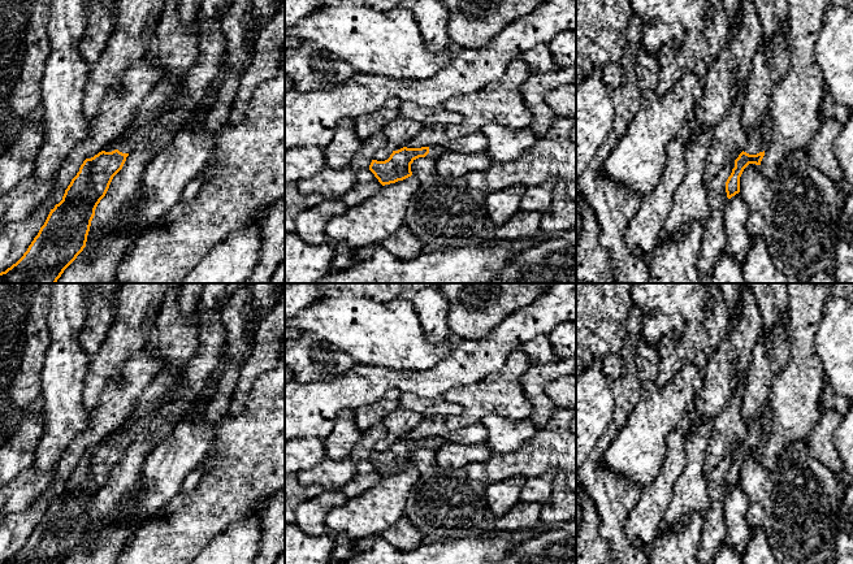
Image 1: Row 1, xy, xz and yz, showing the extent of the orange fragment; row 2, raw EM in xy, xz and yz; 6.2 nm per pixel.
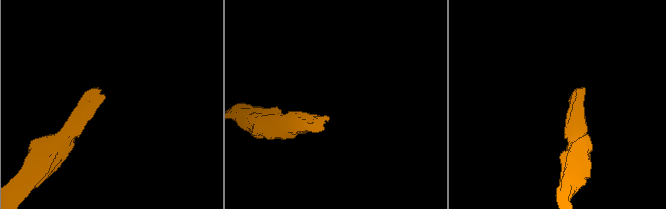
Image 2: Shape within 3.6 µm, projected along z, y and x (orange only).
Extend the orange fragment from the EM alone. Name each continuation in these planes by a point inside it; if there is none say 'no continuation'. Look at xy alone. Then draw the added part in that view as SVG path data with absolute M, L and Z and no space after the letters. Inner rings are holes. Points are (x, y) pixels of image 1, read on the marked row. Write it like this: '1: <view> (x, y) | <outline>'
1: xy (159, 117) | M202 0L199 27L199 53L194 65L182 75L181 87L173 91L169 75L152 88L134 110L125 130L127 140L117 149L131 153L146 138L152 146L152 156L163 151L177 131L191 117L194 108L205 97L225 52L221 21L239 0Z

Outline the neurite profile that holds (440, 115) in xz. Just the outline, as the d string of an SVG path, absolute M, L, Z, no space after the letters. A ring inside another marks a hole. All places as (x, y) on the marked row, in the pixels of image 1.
M400 101L399 116L406 120L413 120L421 122L424 126L429 125L456 125L462 121L462 117L446 109L443 105L440 107L423 107L412 101Z

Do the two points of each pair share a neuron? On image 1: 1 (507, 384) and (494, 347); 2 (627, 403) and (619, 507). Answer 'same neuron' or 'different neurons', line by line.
1: different neurons
2: same neuron

